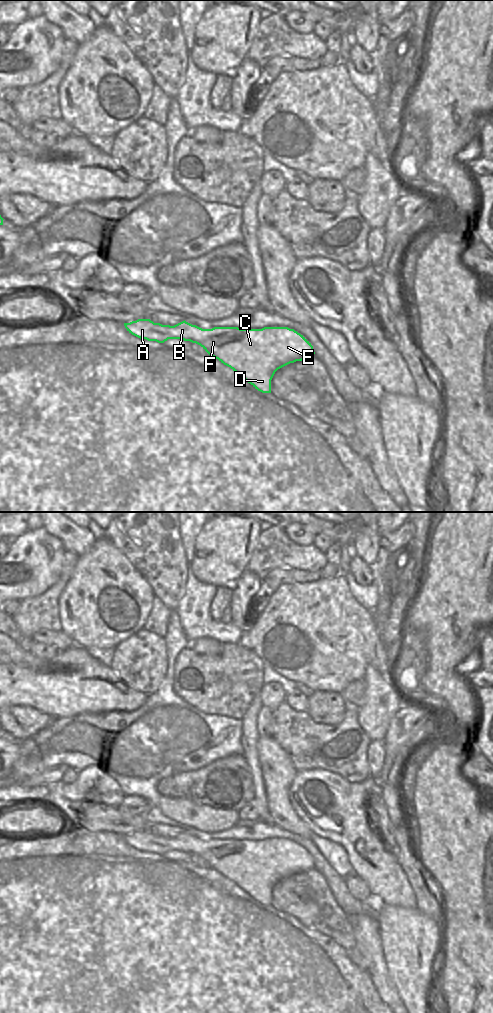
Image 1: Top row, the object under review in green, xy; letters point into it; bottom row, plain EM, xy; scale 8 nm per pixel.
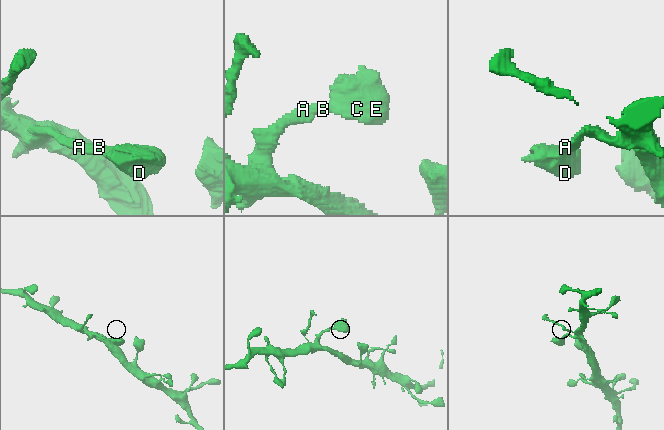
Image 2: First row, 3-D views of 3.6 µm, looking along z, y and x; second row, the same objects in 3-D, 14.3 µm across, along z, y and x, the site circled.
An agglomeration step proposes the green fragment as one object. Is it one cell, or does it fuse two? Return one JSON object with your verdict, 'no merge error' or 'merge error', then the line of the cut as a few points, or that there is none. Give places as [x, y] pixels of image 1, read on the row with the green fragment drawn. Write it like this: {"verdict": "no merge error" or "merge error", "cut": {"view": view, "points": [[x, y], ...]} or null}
{"verdict": "no merge error", "cut": null}

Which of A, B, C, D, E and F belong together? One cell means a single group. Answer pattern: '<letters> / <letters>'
A B C D E F

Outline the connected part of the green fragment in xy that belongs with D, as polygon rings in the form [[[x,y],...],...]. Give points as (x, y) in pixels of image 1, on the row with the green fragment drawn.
[[[138,319],[124,326],[132,335],[148,341],[182,339],[196,343],[262,393],[271,393],[271,380],[278,369],[315,354],[311,343],[288,327],[202,329],[185,320],[170,326],[150,319]]]

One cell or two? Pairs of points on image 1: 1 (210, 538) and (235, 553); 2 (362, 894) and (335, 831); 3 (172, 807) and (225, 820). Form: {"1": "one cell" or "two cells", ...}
{"1": "one cell", "2": "two cells", "3": "one cell"}

